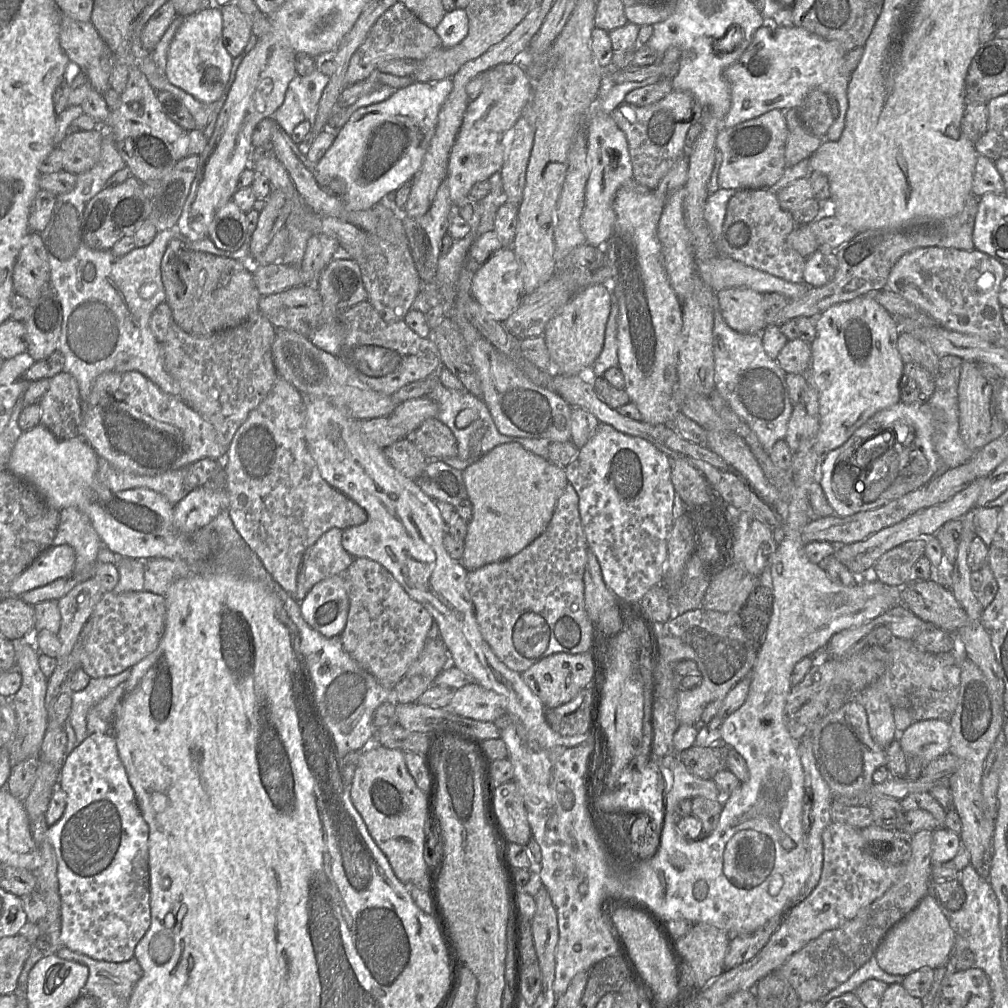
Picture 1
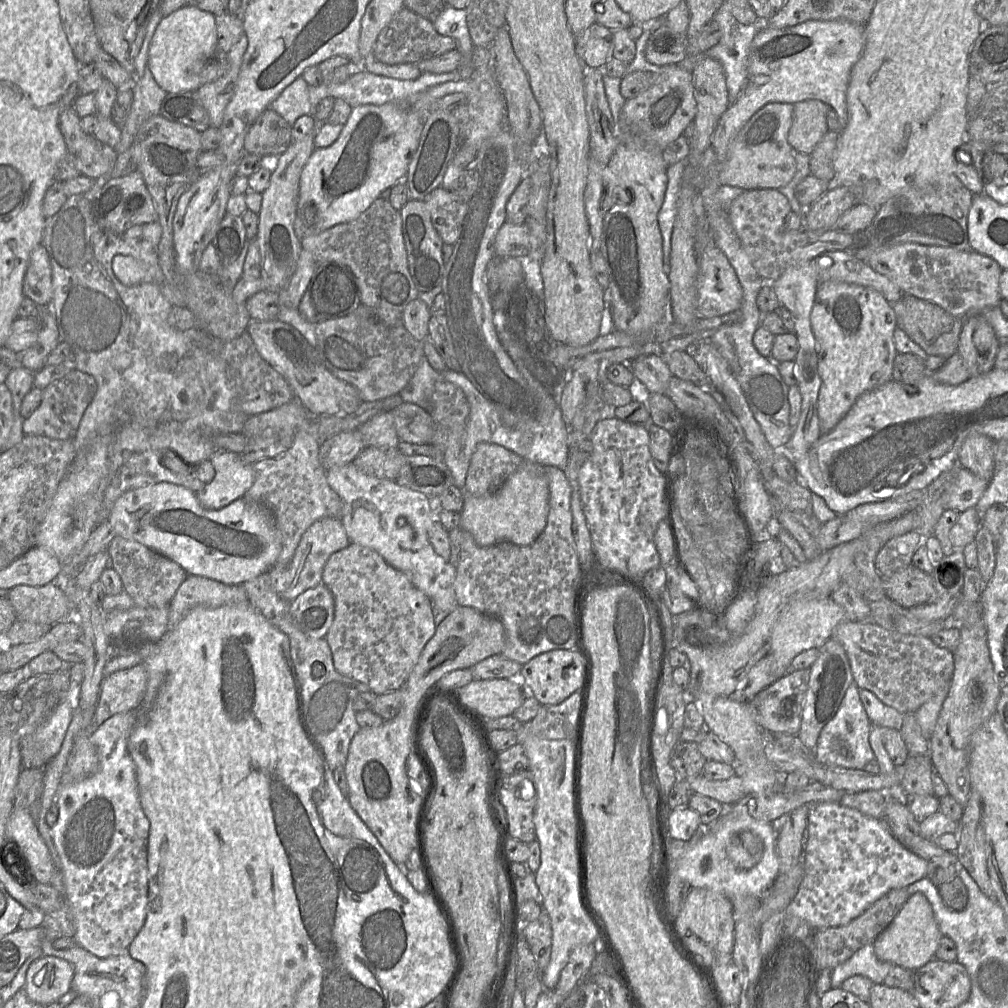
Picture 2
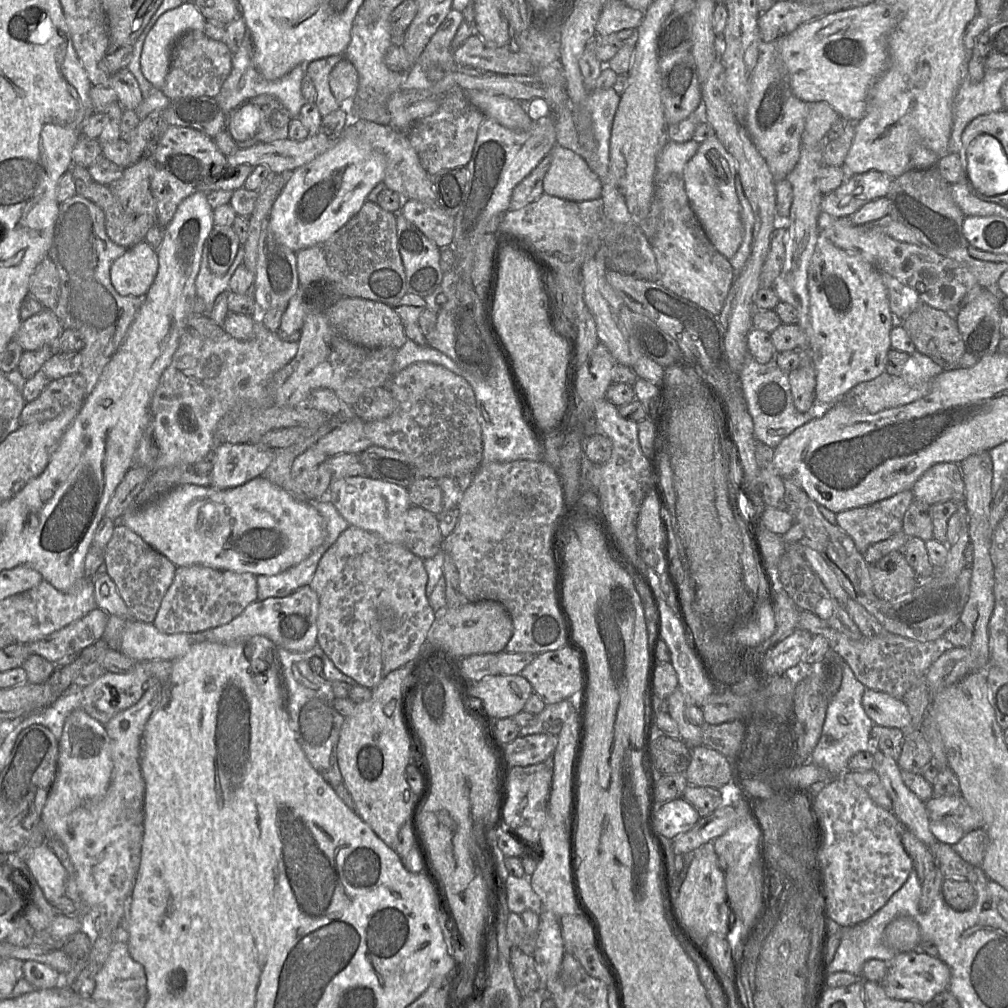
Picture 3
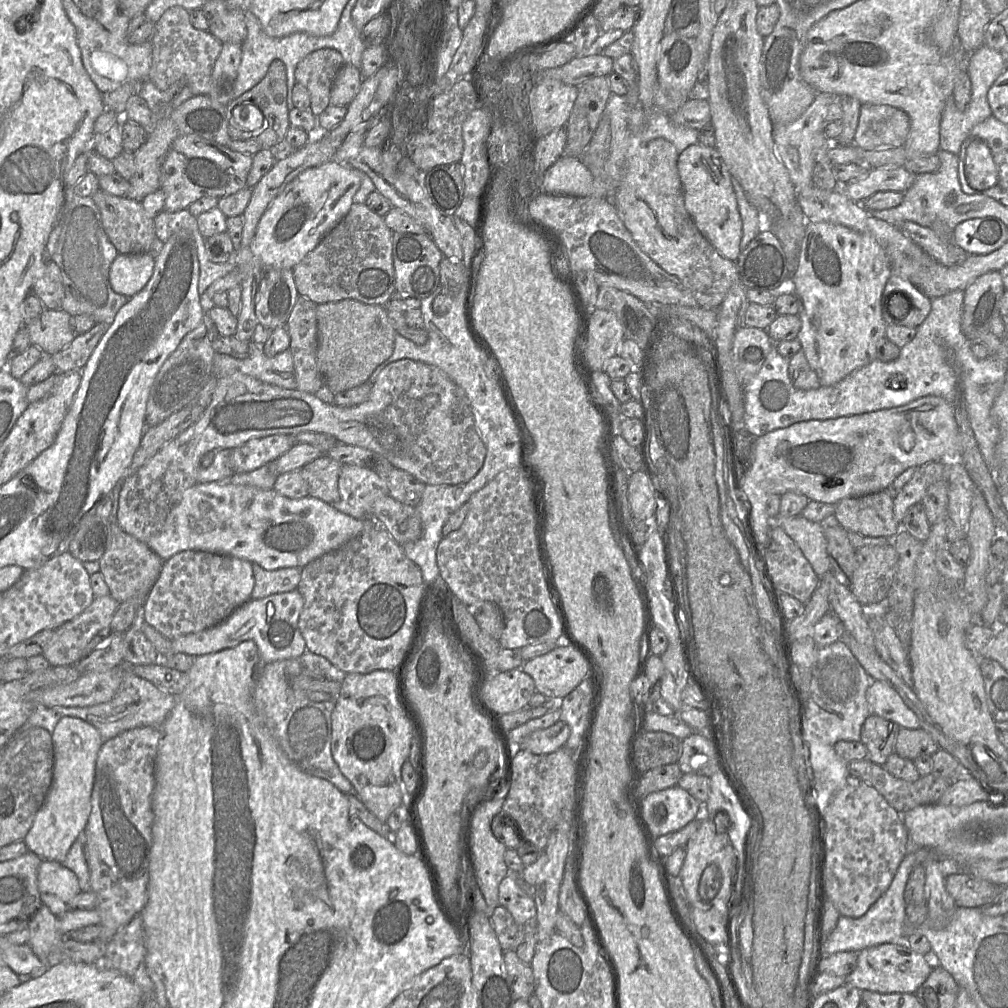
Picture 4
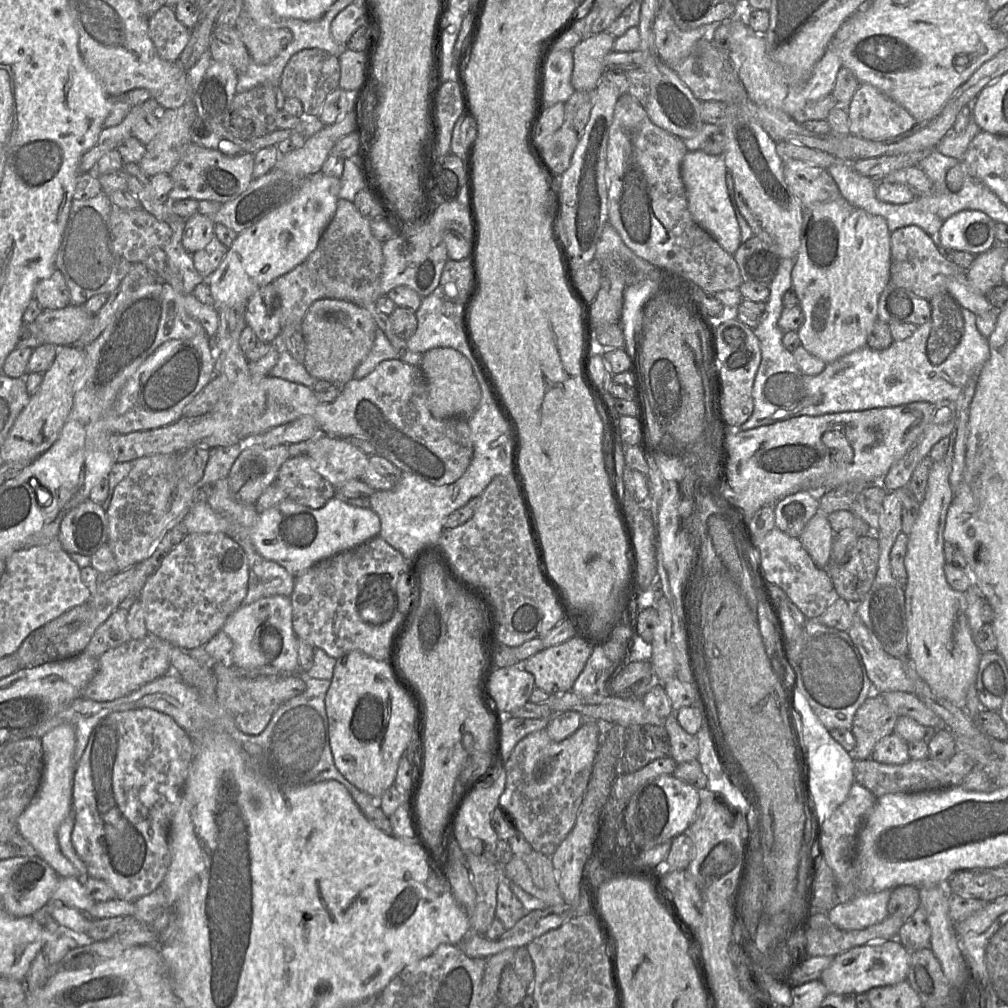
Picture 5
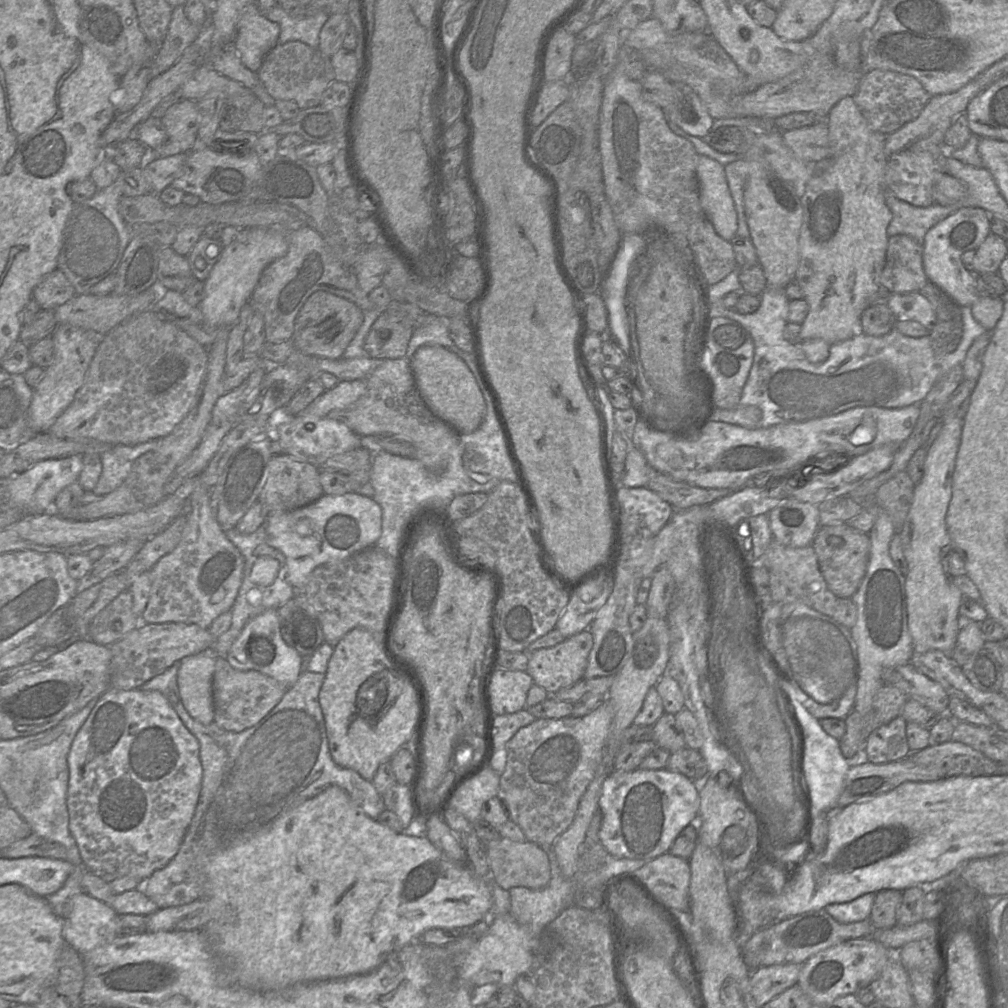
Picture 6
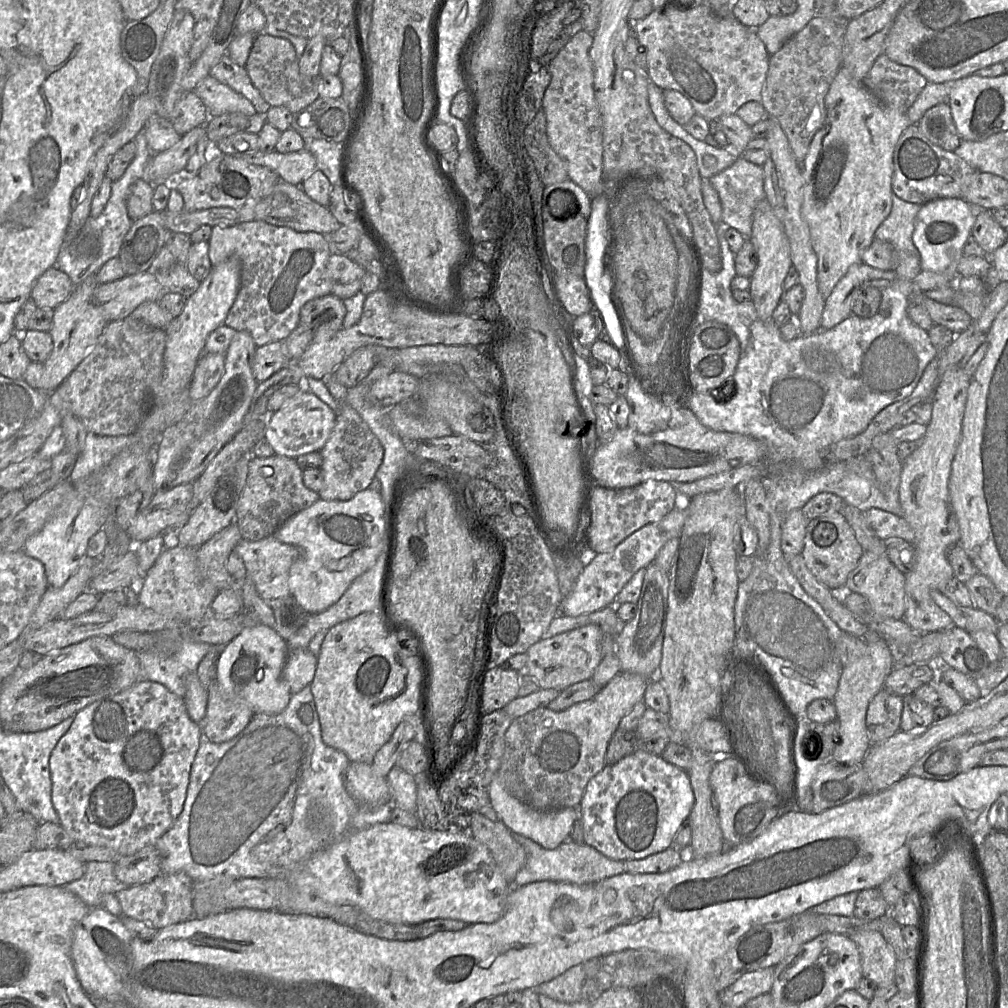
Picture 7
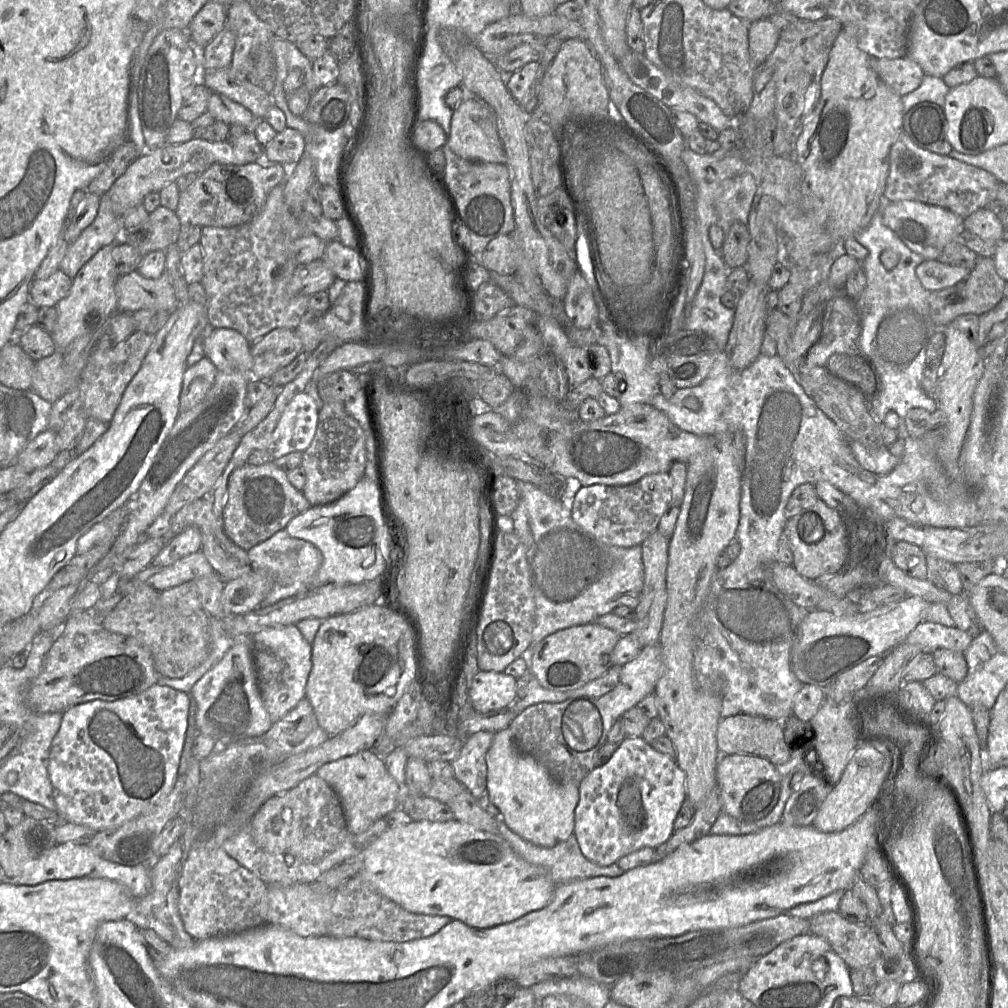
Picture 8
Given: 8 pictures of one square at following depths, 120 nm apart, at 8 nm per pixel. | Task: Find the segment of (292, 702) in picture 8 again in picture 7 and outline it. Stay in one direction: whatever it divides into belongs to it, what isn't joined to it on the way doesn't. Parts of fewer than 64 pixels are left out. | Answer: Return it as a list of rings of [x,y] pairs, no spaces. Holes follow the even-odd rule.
[[[307,648],[290,649],[282,668],[282,680],[292,695],[309,685],[315,675],[317,658]]]

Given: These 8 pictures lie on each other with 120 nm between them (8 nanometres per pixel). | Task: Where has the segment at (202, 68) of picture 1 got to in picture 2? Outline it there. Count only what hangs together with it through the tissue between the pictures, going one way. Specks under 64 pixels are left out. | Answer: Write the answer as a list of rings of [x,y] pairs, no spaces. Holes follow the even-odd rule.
[[[185,5],[163,17],[157,25],[148,49],[147,68],[151,71],[157,84],[167,93],[196,91],[201,86],[200,72],[204,62],[219,50],[215,17],[212,13],[200,10],[195,6]]]

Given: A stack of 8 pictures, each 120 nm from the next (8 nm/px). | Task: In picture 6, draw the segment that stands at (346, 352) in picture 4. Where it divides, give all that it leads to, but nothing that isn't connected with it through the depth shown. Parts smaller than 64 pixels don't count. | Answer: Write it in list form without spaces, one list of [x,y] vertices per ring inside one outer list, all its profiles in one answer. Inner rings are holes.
[[[326,291],[309,296],[295,320],[292,341],[296,350],[313,357],[341,358],[364,321],[363,311],[353,302]]]

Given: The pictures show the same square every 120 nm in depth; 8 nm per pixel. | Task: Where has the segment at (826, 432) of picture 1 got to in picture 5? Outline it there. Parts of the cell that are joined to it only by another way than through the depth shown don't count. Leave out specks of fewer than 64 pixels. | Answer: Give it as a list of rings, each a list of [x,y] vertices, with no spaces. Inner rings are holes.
[[[843,197],[803,208],[801,229],[801,244],[791,274],[804,316],[797,333],[801,345],[827,365],[867,345],[868,333],[878,319],[879,297],[890,281],[890,231],[883,217],[855,207]]]

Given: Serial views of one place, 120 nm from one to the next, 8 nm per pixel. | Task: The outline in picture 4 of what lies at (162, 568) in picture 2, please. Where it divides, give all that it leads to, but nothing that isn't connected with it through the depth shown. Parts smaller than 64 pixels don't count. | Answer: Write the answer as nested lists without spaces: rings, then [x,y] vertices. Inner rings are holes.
[[[113,522],[107,548],[98,562],[100,573],[109,587],[110,595],[121,604],[134,596],[144,596],[145,602],[149,591],[159,578],[165,561],[155,554],[146,543],[129,535],[116,522]]]

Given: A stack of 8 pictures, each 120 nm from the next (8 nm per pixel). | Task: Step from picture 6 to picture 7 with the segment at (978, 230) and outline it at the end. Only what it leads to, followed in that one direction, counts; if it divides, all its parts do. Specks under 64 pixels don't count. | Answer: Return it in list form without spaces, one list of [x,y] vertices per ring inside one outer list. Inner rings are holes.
[[[962,198],[937,199],[921,205],[912,240],[919,252],[922,270],[942,274],[951,280],[959,277],[958,262],[963,256],[963,245],[971,235],[975,219],[976,209]]]

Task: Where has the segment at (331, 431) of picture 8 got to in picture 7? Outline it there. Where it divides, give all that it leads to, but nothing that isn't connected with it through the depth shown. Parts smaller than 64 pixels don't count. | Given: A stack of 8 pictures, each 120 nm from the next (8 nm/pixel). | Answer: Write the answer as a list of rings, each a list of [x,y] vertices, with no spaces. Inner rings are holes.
[[[330,376],[326,379],[326,386],[338,403],[338,410],[335,426],[319,451],[323,459],[319,469],[323,474],[324,485],[318,494],[323,500],[345,501],[368,488],[381,465],[383,448],[356,410],[346,403],[347,388]]]

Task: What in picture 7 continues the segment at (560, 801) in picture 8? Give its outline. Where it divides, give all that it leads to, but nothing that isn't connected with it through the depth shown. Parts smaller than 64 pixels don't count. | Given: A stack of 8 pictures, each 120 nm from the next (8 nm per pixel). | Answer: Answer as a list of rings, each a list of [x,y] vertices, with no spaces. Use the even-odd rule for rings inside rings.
[[[499,771],[493,776],[487,788],[491,806],[501,818],[501,821],[510,831],[523,835],[545,849],[555,849],[562,843],[571,839],[574,823],[579,817],[579,807],[569,807],[556,810],[535,809],[517,798],[513,797],[505,787]]]

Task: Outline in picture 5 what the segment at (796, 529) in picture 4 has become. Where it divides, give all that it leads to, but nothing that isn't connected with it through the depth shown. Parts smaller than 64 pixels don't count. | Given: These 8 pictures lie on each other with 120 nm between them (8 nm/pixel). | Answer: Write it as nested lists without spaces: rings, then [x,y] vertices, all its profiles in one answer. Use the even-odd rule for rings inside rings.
[[[821,512],[814,515],[798,539],[815,564],[824,569],[829,563],[834,543],[834,531],[827,519],[827,515]]]

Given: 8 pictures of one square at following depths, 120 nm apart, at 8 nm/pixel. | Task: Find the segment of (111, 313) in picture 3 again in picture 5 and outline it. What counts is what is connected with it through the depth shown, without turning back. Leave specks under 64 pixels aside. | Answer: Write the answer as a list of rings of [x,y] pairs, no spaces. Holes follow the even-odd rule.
[[[102,192],[87,200],[73,200],[69,218],[57,251],[55,269],[59,270],[70,292],[70,304],[82,306],[97,294],[112,293],[120,284],[119,263],[122,259],[116,252],[114,240],[109,227],[111,201],[107,193]]]

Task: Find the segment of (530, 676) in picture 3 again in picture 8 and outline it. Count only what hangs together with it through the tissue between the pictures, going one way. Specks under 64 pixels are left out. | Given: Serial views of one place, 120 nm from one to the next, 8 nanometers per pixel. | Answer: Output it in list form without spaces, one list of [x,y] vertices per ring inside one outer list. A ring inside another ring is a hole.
[[[595,622],[561,629],[535,645],[532,673],[549,690],[565,692],[580,688],[610,668],[611,655],[620,637],[615,631]]]

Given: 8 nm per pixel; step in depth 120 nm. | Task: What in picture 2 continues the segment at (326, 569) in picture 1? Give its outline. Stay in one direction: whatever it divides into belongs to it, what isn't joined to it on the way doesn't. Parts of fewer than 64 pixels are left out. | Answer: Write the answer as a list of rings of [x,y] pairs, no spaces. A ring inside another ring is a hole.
[[[326,517],[314,522],[302,535],[291,560],[286,565],[275,565],[267,571],[275,592],[287,601],[294,600],[307,589],[322,583],[322,574],[329,557],[350,544],[340,519]]]

